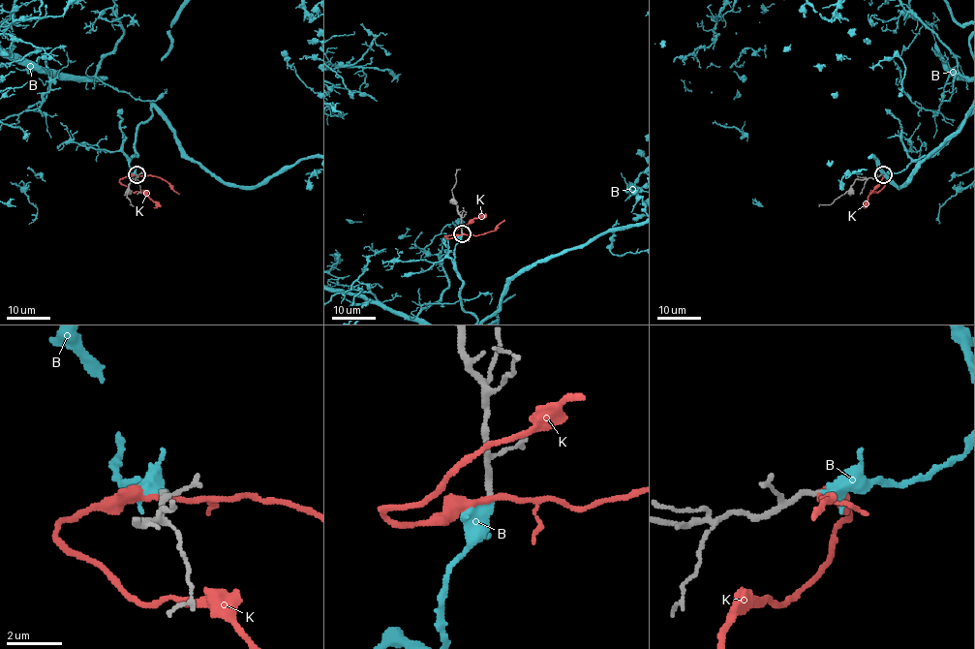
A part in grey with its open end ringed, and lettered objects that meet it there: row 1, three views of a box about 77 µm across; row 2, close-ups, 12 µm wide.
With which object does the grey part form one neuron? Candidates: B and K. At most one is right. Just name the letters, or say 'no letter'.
B

